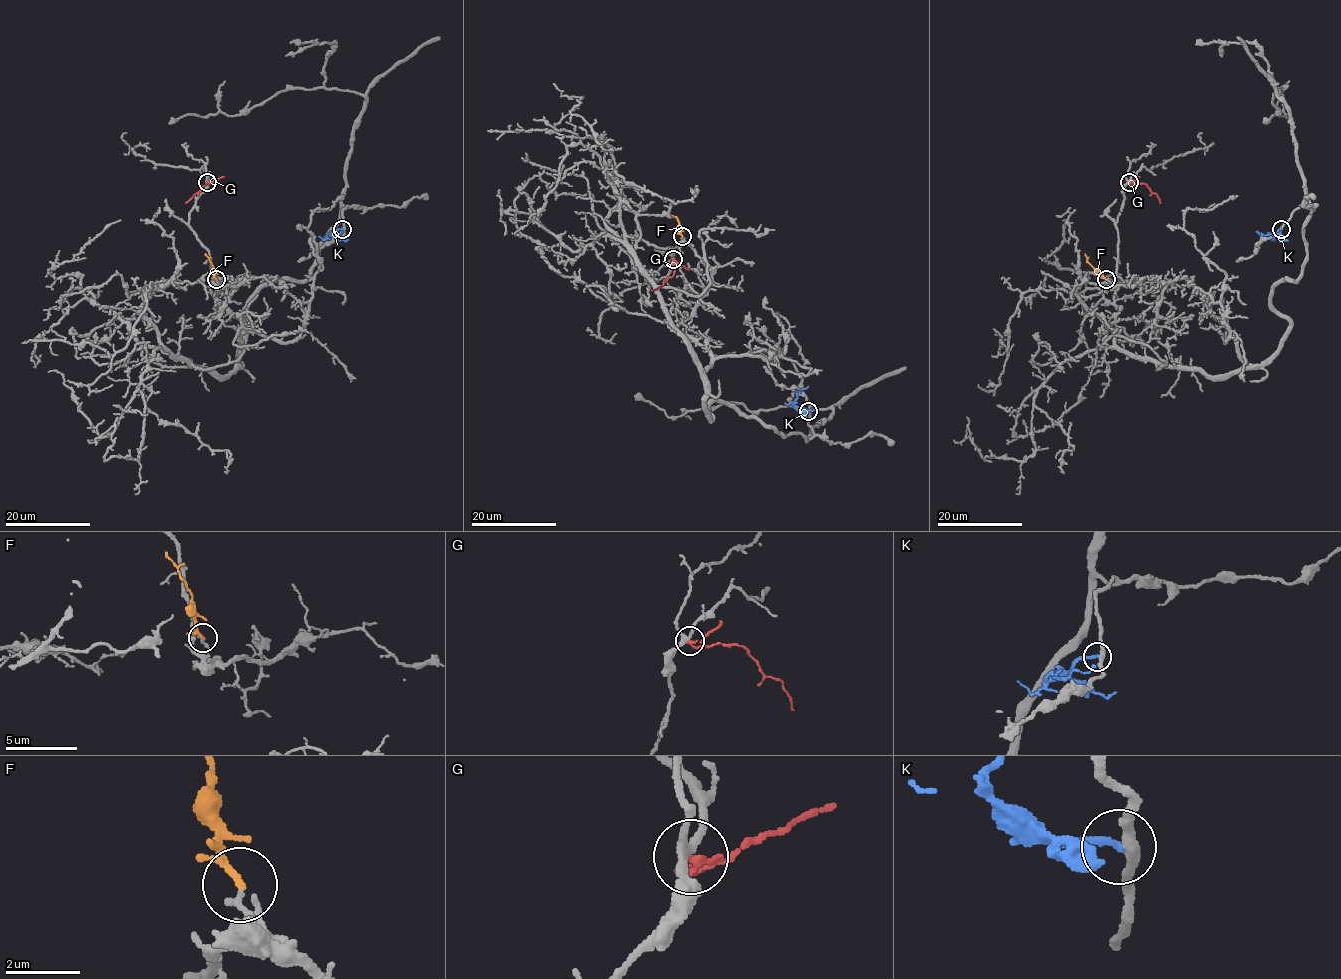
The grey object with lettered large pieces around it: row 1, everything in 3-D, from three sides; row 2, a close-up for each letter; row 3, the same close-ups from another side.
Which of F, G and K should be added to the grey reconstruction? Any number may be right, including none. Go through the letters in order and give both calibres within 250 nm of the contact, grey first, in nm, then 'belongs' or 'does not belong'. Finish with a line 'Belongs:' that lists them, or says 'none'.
F: calibres 170 and 130 nm; does not belong
G: calibres 200 and 170 nm; does not belong
K: calibres 300 and 200 nm; does not belong
Belongs: none

